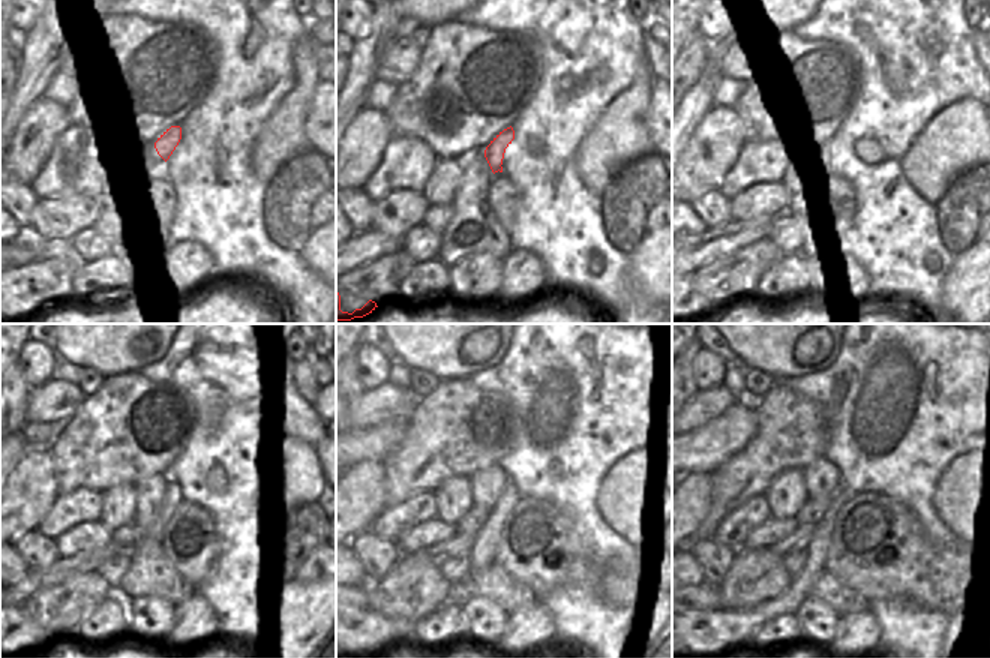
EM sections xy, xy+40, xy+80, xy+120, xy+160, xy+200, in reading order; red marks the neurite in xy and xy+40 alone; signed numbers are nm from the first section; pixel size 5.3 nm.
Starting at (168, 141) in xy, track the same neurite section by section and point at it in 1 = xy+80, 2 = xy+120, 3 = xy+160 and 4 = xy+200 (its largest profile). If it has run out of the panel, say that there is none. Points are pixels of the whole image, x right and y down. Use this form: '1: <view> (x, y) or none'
1: xy+80 (834, 144)
2: xy+120 (173, 498)
3: xy+160 (483, 550)
4: xy+200 (719, 628)

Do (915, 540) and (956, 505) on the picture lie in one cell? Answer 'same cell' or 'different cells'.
different cells

